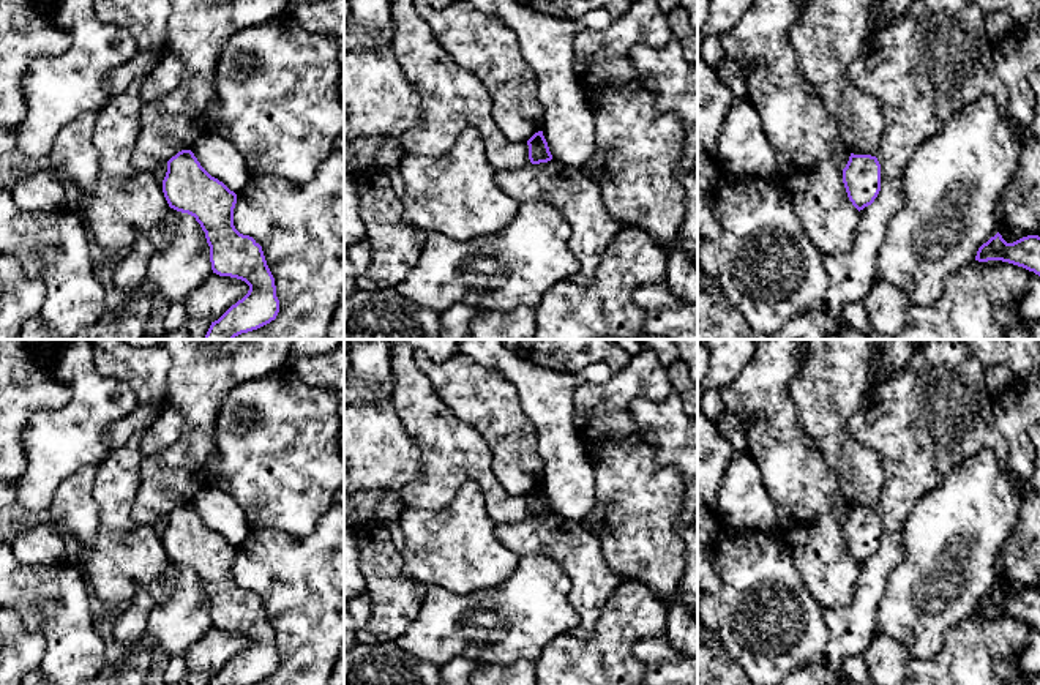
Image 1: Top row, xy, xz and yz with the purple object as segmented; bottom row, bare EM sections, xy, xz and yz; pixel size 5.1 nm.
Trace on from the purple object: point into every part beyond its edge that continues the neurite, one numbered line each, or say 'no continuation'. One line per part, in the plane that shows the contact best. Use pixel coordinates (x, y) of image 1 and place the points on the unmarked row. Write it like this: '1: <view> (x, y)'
no continuation

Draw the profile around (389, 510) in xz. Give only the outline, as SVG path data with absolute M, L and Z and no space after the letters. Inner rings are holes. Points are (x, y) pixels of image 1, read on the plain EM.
M379 491L380 497L374 510L374 521L380 526L391 529L398 526L406 503L401 500L399 491Z

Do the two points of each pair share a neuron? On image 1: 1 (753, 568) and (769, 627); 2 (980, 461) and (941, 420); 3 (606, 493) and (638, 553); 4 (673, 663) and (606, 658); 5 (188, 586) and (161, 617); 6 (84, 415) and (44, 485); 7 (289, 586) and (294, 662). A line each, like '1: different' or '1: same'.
1: same
2: different
3: same
4: different
5: same
6: same
7: same

